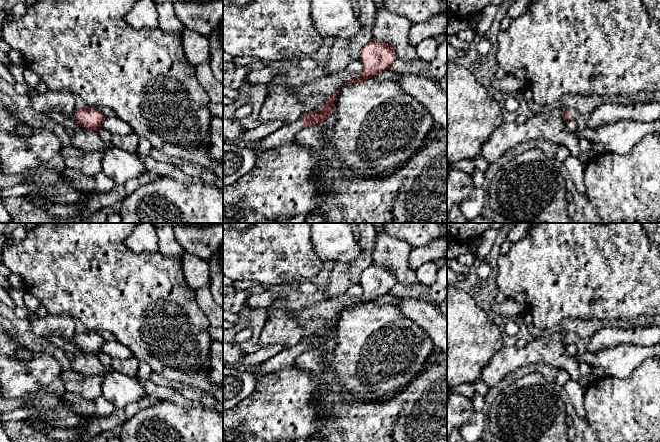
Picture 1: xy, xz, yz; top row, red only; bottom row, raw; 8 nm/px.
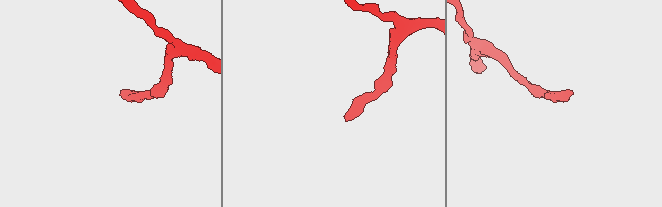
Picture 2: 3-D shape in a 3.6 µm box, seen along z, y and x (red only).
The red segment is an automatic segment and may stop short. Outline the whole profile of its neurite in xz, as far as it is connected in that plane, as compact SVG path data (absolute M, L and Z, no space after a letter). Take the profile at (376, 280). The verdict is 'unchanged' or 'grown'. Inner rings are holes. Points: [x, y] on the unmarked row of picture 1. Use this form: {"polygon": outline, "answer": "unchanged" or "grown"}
{"polygon": "M373 263L361 274L360 285L363 288L363 294L360 299L342 310L373 302L379 296L389 293L396 283L397 278L392 270Z", "answer": "unchanged"}

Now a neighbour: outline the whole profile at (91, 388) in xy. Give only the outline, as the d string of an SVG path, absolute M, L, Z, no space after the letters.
M92 376L84 381L66 381L63 386L66 391L80 395L89 400L94 400L102 395L102 376Z

